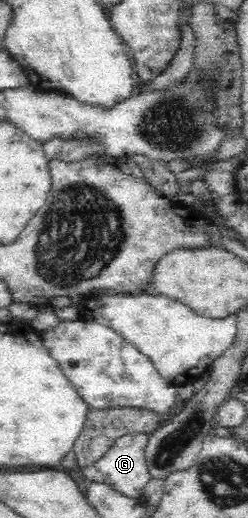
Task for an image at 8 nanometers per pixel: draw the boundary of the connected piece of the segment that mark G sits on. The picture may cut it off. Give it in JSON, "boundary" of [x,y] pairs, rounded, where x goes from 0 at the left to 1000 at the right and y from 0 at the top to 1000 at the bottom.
{"boundary":[[[573,832],[496,838],[460,851],[460,857],[403,884],[387,886],[387,892],[323,902],[323,911],[339,915],[351,929],[427,932],[452,938],[480,954],[512,961],[556,963],[560,958],[577,956],[597,929],[617,923],[593,902],[589,888],[597,847],[601,836],[577,836]]]}

